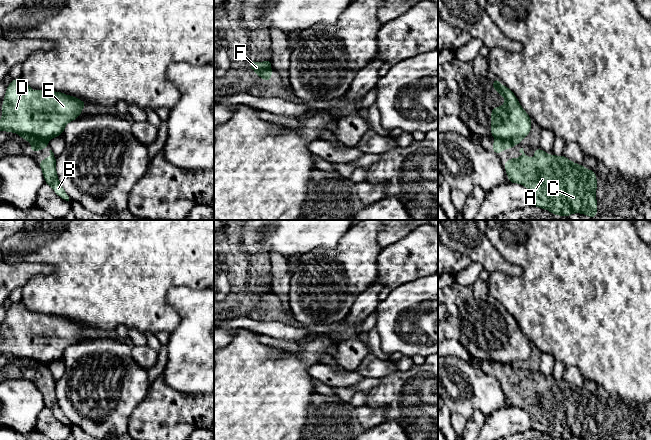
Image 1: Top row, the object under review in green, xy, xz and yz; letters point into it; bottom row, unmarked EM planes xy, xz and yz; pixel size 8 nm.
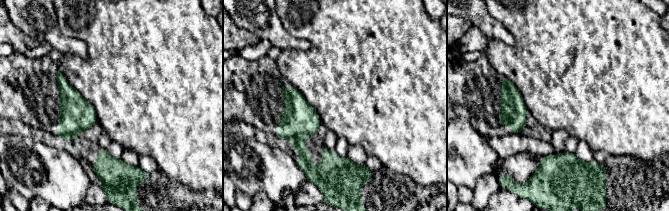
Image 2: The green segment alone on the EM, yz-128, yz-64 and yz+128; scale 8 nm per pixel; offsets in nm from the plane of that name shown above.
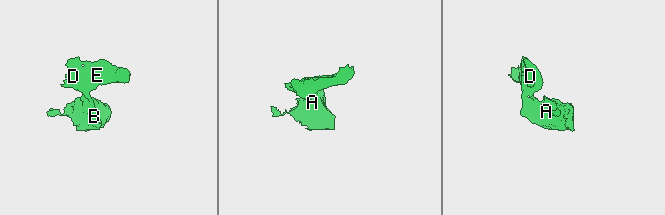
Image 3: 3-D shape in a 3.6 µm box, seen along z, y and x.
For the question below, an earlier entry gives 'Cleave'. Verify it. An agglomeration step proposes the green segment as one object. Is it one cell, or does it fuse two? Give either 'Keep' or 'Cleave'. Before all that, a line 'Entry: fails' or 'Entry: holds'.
Entry: holds
Cleave

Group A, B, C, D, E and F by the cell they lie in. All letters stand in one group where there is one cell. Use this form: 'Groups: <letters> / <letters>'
Groups: A B C / D E F

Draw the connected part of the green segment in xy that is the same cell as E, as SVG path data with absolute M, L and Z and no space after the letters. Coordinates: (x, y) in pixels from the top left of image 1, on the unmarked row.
M22 301L13 303L6 313L4 328L1 330L4 339L0 342L0 354L15 356L30 366L52 363L62 359L66 348L76 344L86 329L83 324L61 316L39 313L34 318L33 312Z

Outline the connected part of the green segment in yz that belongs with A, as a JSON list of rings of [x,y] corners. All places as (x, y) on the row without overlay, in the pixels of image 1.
[[[540,372],[534,374],[533,386],[523,375],[520,383],[510,382],[504,387],[509,407],[519,407],[527,411],[532,420],[532,429],[549,434],[554,439],[569,440],[583,437],[597,440],[597,413],[594,394],[587,394],[583,389],[575,388],[565,380],[549,379]]]

